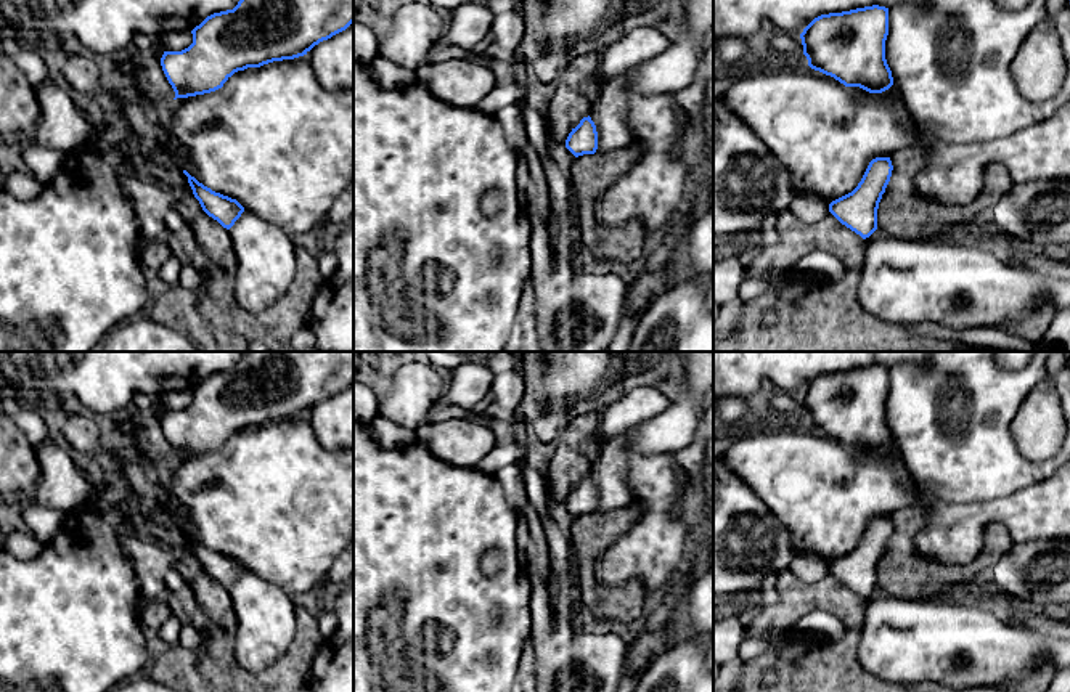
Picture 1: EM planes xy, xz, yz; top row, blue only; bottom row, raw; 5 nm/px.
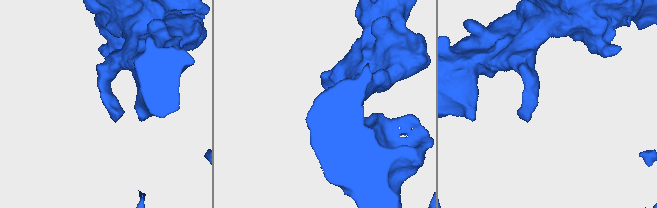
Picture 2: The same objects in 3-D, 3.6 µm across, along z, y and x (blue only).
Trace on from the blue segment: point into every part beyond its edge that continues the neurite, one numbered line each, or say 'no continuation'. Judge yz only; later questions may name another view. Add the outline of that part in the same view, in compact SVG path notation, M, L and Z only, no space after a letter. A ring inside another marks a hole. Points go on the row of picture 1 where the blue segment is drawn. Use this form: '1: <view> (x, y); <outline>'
no continuation

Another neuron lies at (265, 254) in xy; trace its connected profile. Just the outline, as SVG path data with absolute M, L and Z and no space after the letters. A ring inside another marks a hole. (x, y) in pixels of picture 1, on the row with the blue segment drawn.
M244 210L228 230L238 262L235 302L259 316L296 276L296 242L280 226Z

